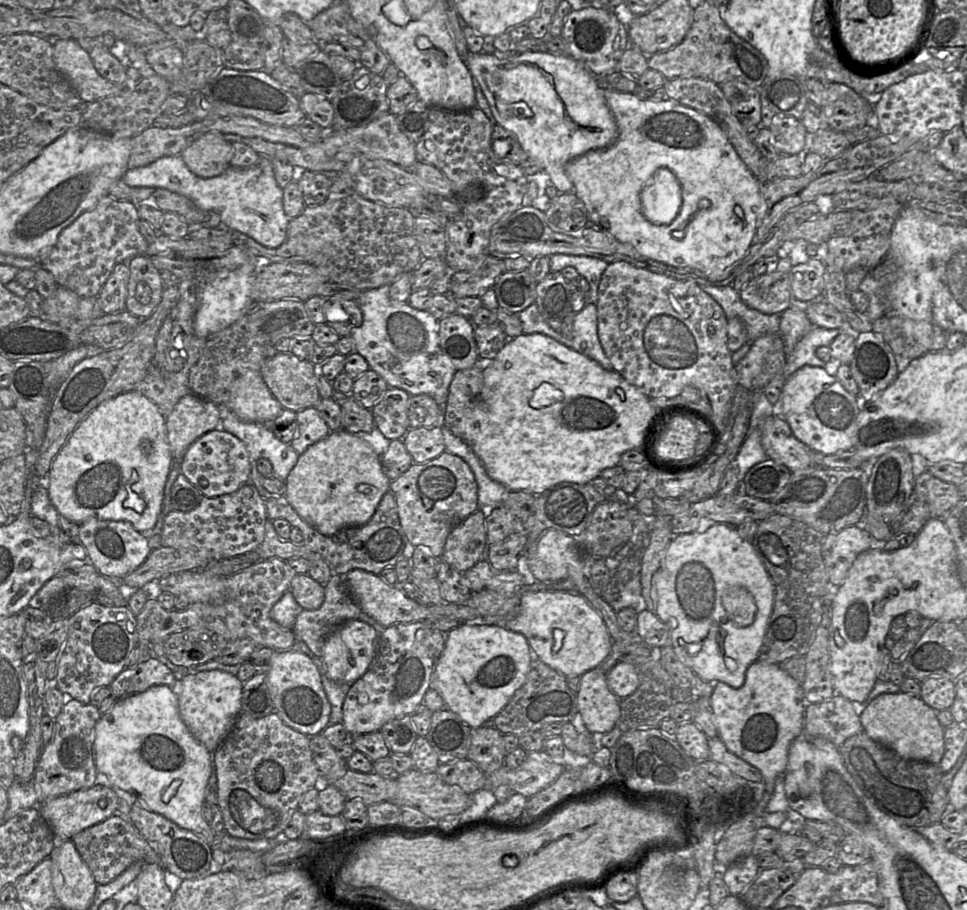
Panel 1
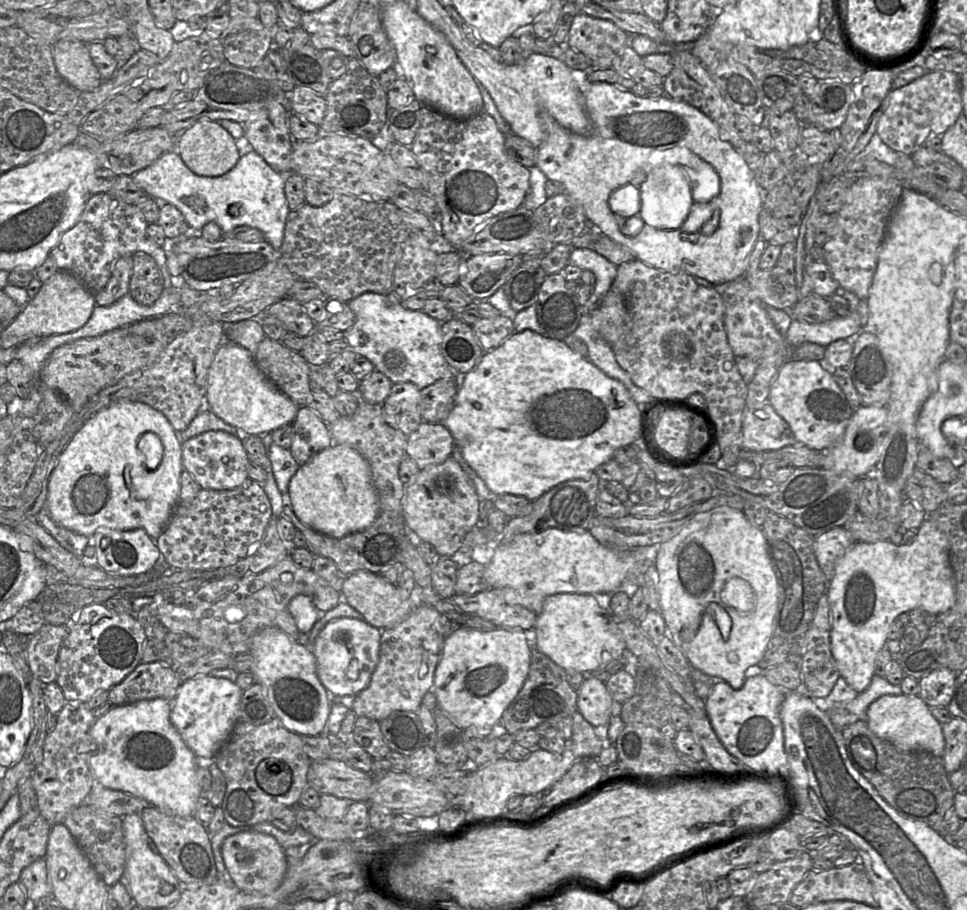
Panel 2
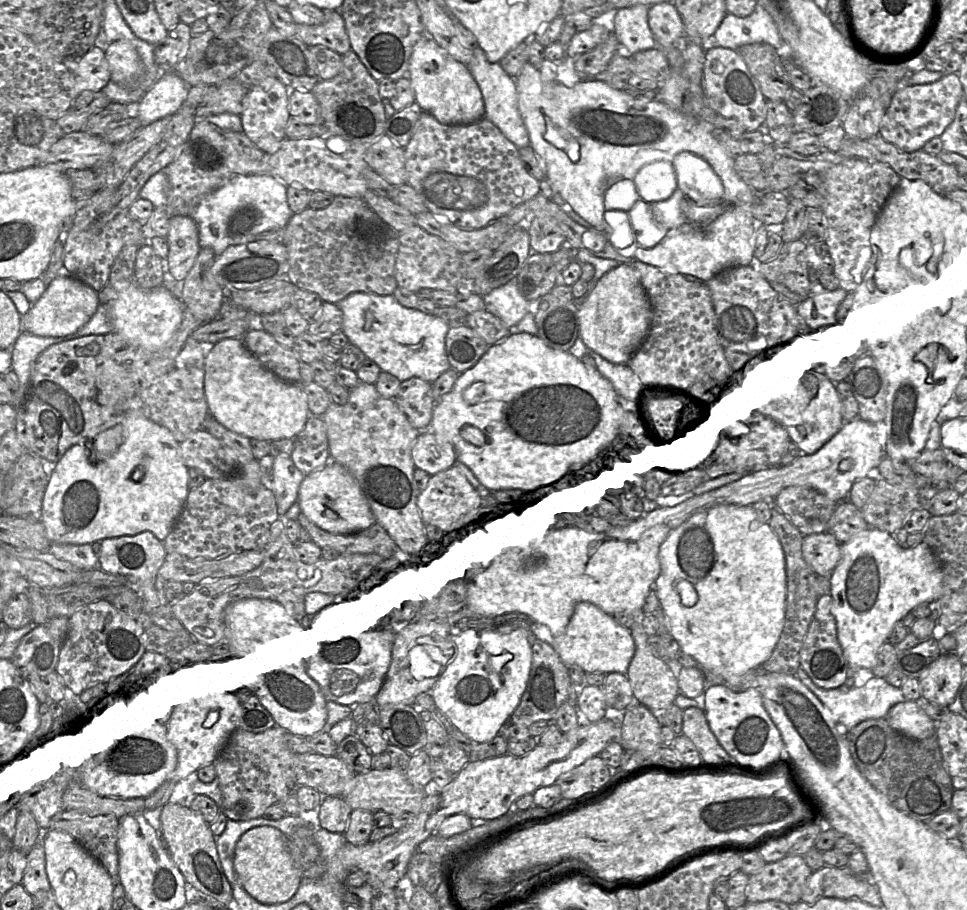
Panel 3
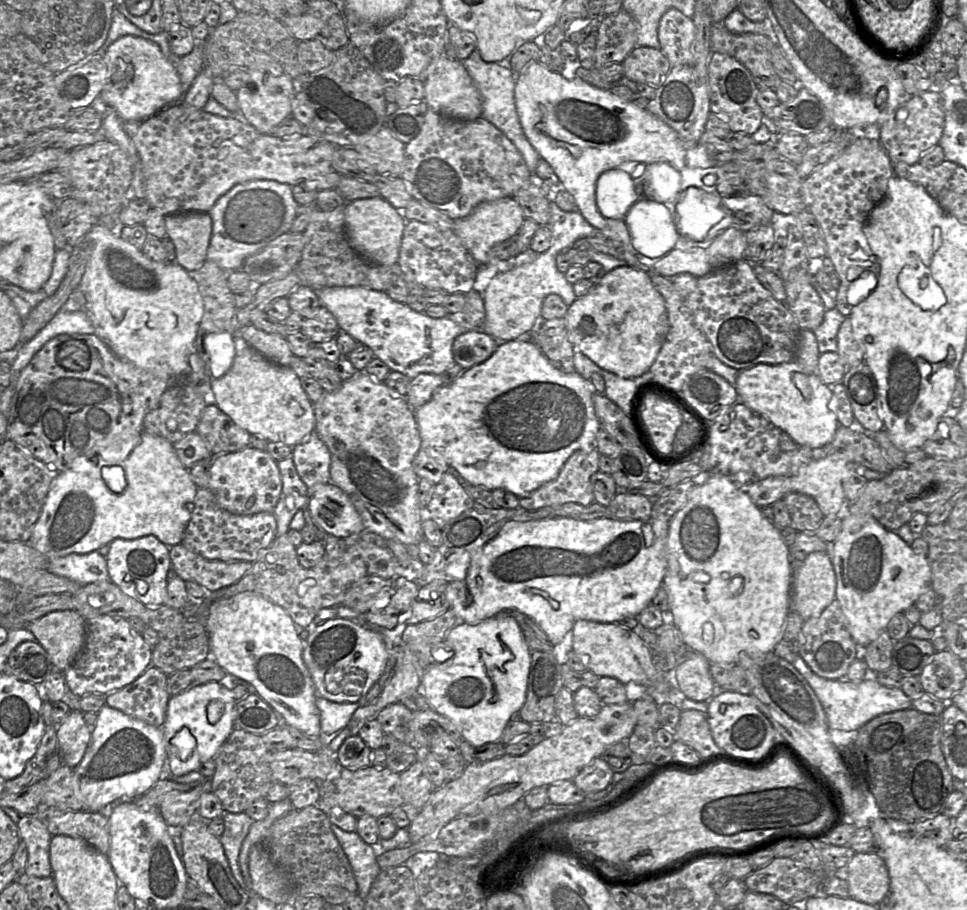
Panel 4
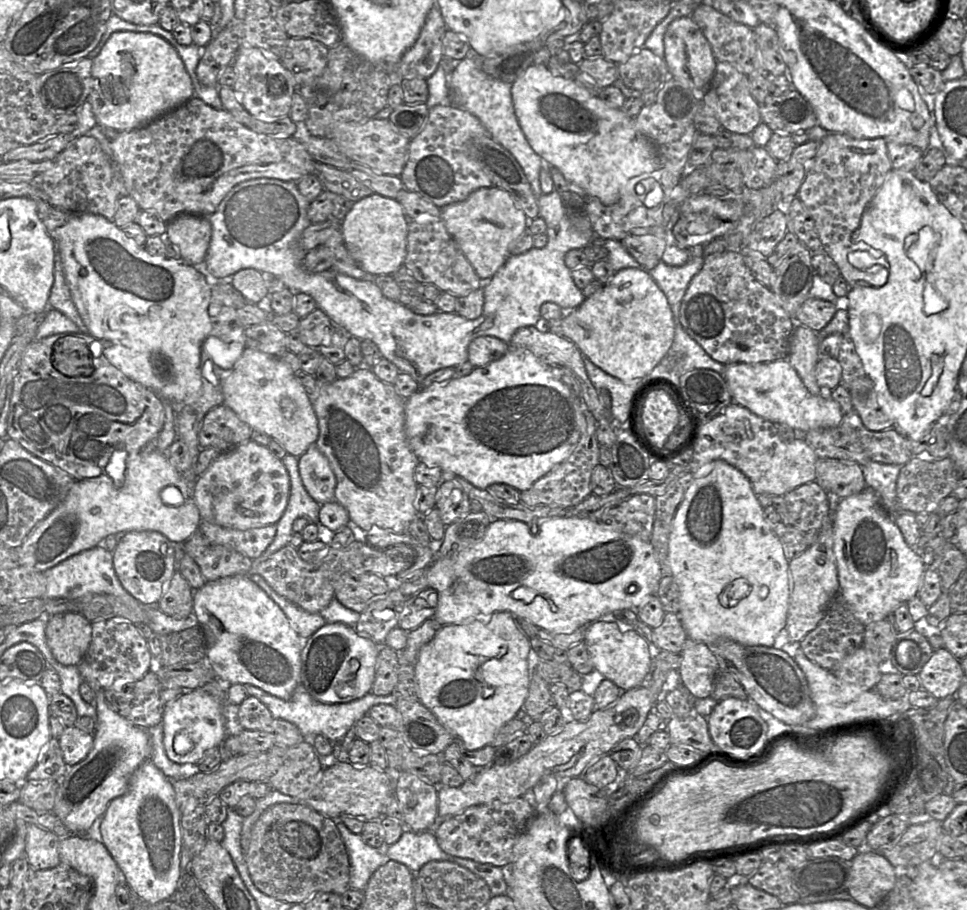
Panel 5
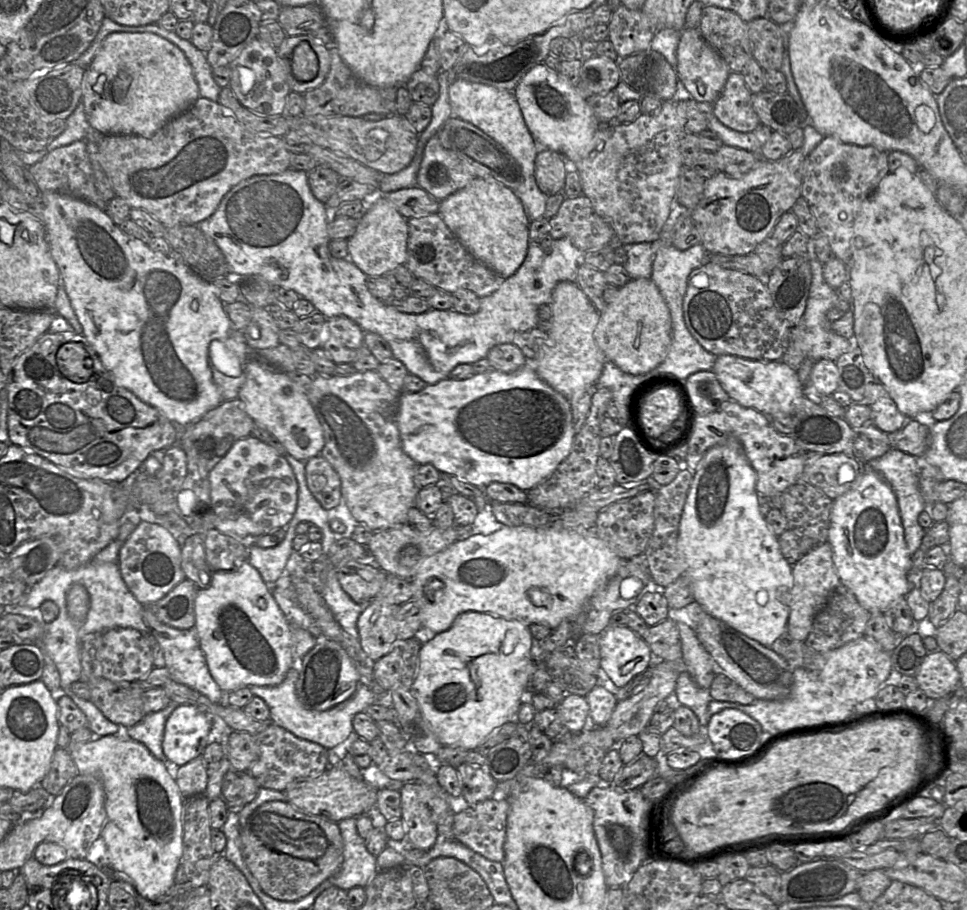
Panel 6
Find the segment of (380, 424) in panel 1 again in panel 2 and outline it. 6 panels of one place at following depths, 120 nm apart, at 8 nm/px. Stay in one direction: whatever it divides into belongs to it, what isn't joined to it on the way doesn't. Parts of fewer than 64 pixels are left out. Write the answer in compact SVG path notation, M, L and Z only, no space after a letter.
M411 382L393 384L391 391L382 404L383 417L388 425L401 430L406 436L415 431L423 422L420 412L420 389Z

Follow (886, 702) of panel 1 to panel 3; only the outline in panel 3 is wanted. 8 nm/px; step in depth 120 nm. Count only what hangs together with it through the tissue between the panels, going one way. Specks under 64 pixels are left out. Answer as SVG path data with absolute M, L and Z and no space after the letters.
M906 700L894 705L886 720L891 728L913 739L923 740L936 735L937 723L916 701Z

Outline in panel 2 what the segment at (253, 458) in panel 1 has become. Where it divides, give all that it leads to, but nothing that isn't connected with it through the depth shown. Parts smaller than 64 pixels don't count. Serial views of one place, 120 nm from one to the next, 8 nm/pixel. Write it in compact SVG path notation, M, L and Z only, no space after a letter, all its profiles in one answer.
M257 435L257 436L263 437L267 451L267 456L271 462L272 473L274 475L276 485L279 491L285 495L288 492L289 482L293 475L297 472L300 465L294 459L289 449L283 448L275 444L274 442L270 441L270 435Z

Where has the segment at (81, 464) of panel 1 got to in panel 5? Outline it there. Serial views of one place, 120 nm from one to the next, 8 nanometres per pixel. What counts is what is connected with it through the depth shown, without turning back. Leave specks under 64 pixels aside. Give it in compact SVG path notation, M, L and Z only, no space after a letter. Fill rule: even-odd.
M146 446L136 456L129 456L124 466L124 479L120 485L105 473L94 478L75 480L60 505L35 526L17 548L19 566L44 572L73 555L99 546L111 534L151 531L163 534L171 542L185 543L198 531L202 518L193 499L192 480L187 480L186 476L176 470L165 454L155 447ZM168 486L176 487L180 491L183 497L181 505L163 501L160 494Z

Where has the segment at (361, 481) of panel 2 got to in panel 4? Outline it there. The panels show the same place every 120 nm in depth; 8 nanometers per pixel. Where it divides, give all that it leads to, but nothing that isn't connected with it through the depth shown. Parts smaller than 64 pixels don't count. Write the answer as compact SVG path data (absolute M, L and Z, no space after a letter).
M332 482L311 488L306 509L327 535L344 539L365 530L362 518L348 495Z

